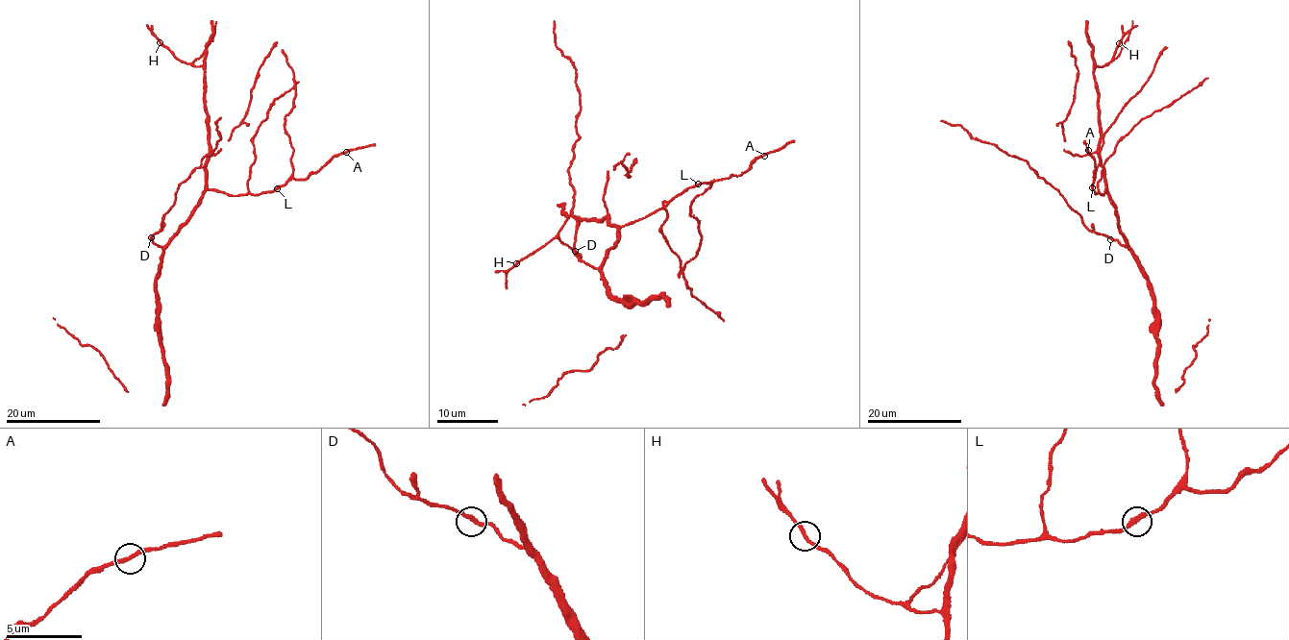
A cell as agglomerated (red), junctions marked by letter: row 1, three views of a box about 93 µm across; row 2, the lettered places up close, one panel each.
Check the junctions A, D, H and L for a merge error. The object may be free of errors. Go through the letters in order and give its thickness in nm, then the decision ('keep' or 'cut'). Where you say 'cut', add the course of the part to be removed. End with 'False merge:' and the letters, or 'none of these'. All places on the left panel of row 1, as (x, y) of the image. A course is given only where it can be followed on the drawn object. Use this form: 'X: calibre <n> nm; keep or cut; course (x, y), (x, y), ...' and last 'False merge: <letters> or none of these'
A: calibre 240 nm; keep
D: calibre 240 nm; keep
H: calibre 240 nm; keep
L: calibre 240 nm; keep
False merge: none of these

